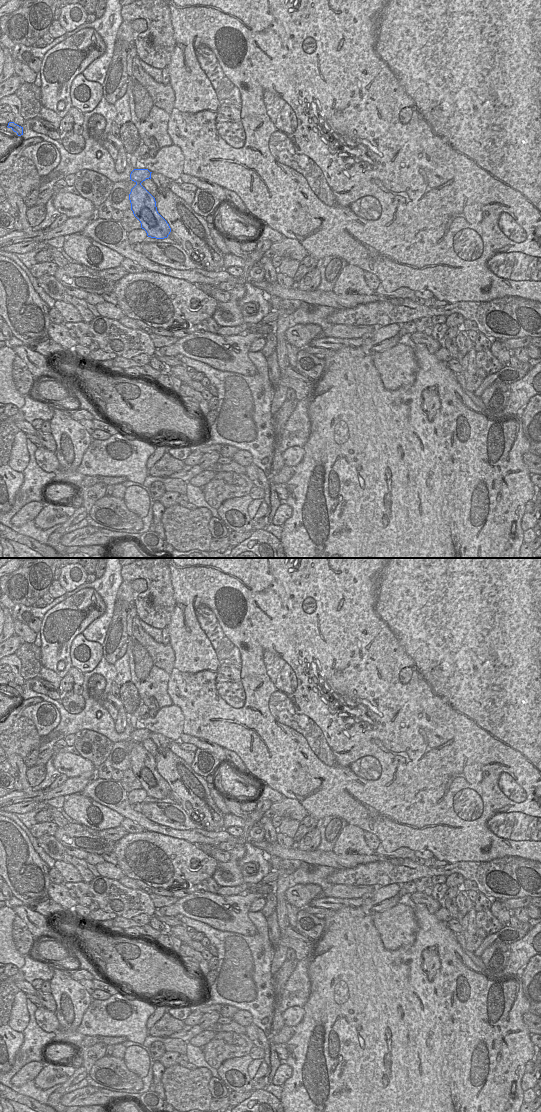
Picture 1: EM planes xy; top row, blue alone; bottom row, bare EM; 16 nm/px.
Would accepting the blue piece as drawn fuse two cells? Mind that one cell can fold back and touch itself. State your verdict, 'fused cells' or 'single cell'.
fused cells

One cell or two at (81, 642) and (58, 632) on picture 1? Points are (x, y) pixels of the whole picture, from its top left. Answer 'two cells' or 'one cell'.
two cells

